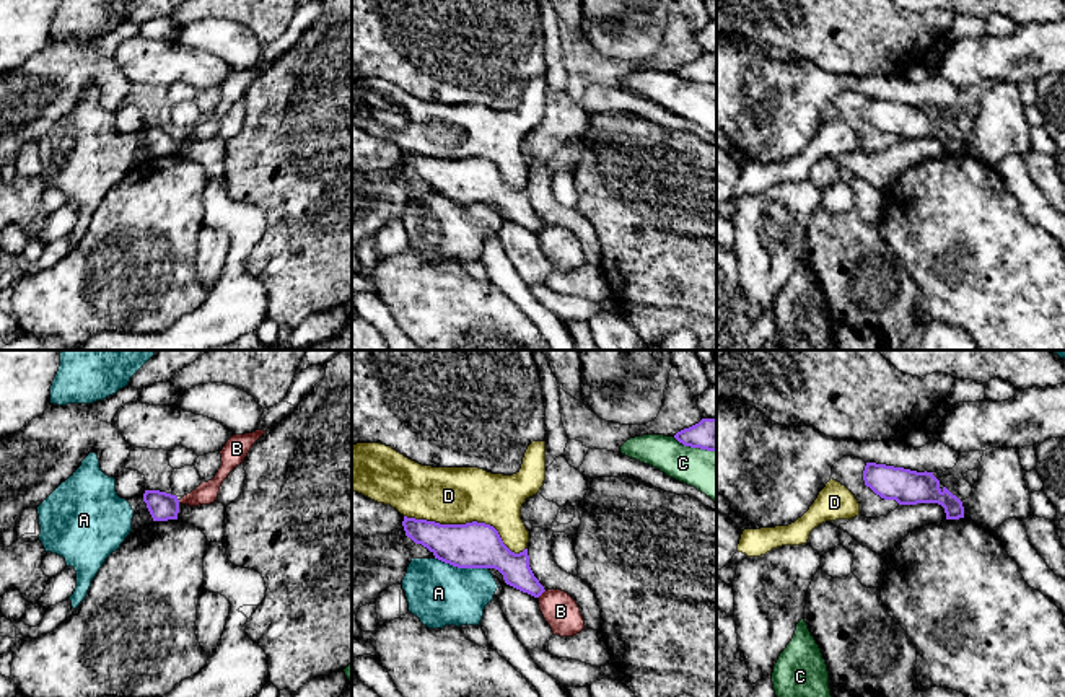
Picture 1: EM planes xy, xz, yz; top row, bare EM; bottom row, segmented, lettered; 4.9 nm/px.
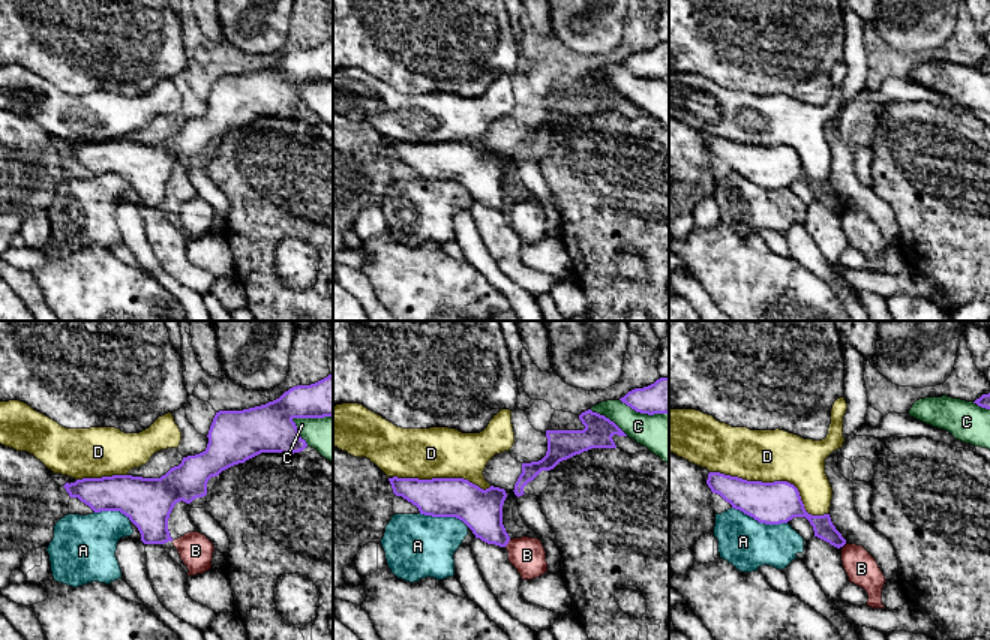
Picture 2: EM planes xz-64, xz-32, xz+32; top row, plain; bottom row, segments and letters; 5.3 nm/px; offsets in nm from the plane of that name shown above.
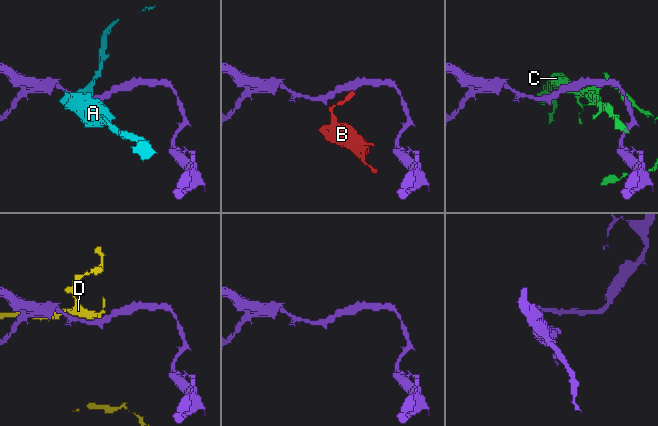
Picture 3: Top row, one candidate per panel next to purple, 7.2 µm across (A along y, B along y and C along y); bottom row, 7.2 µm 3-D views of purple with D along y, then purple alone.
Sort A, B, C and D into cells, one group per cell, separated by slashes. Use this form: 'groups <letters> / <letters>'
groups A / B / C / D

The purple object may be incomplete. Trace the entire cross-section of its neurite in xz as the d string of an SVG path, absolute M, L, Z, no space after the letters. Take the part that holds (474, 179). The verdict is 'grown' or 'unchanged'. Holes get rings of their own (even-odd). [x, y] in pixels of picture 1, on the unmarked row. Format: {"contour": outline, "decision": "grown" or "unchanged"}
{"contour": "M404 151L402 161L407 173L445 199L458 204L495 204L506 220L534 233L546 226L529 202L528 184L511 187L490 160L440 160Z", "decision": "unchanged"}

